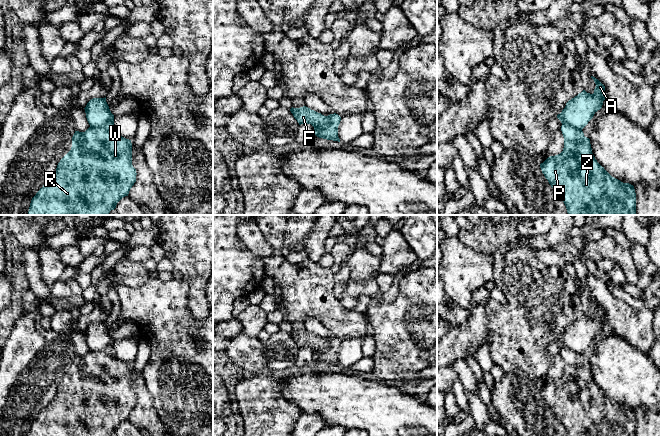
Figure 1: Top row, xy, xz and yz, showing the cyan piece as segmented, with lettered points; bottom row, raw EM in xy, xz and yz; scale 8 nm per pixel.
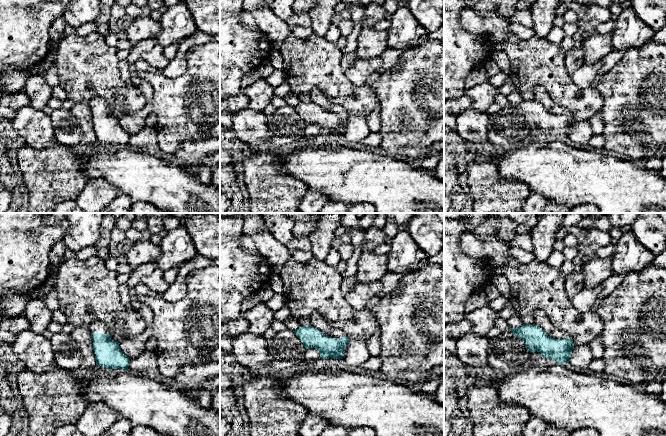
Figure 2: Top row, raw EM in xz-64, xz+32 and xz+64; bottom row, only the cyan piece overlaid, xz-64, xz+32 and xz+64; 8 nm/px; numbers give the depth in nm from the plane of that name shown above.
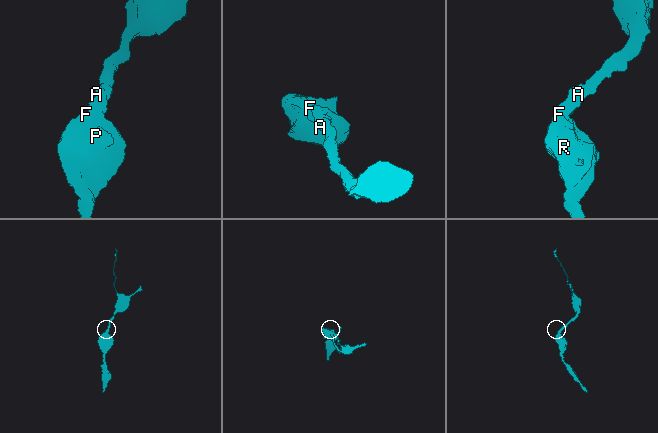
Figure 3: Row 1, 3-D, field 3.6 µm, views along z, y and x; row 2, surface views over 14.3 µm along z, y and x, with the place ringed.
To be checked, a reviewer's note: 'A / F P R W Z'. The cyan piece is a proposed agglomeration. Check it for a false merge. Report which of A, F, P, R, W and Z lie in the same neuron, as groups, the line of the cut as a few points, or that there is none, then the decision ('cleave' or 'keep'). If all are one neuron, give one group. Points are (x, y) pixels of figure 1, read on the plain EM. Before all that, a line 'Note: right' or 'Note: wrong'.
Note: right
groups A / F P R W Z; cut xy (90, 350), (101, 350), (113, 355); cleave

